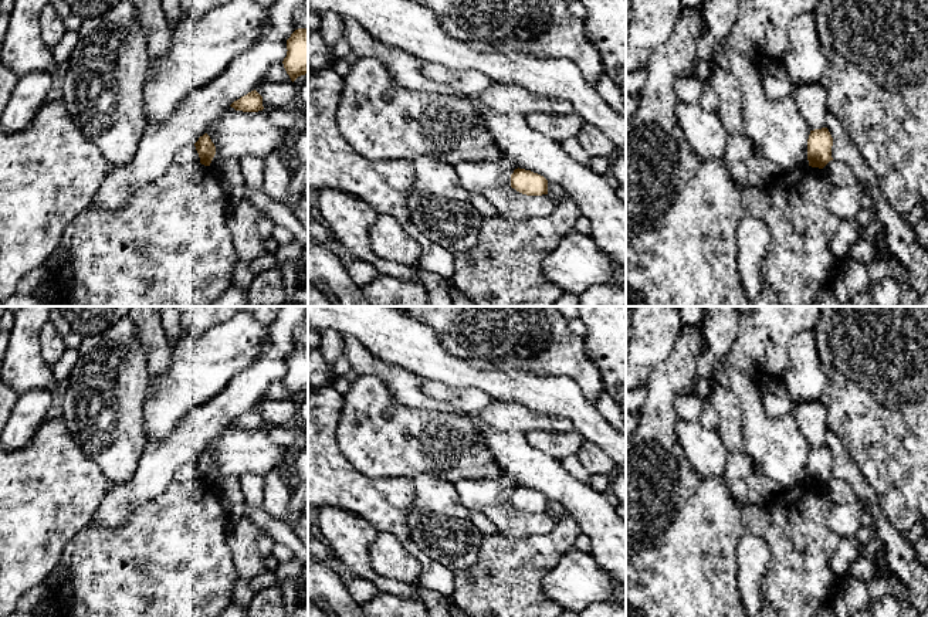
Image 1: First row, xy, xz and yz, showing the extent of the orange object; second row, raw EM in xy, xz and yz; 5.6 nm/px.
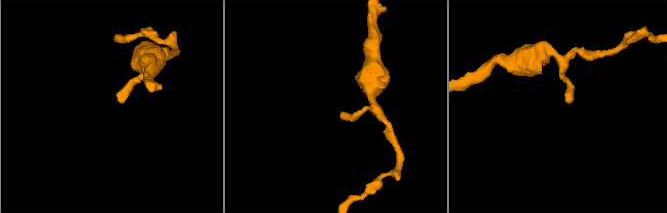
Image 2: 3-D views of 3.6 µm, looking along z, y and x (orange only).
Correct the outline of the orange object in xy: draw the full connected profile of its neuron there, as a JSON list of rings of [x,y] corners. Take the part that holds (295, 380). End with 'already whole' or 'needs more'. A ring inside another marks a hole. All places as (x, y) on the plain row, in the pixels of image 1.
[[[308,346],[295,348],[287,357],[287,367],[282,382],[294,400],[308,390]]]; already whole

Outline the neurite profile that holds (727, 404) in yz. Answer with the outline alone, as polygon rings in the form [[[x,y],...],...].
[[[717,379],[711,382],[711,393],[705,399],[707,403],[718,411],[718,427],[722,443],[729,452],[745,454],[742,441],[742,410],[736,396],[721,384]]]

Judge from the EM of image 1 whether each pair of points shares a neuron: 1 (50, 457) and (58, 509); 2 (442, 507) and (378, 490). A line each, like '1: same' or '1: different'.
1: same
2: different

